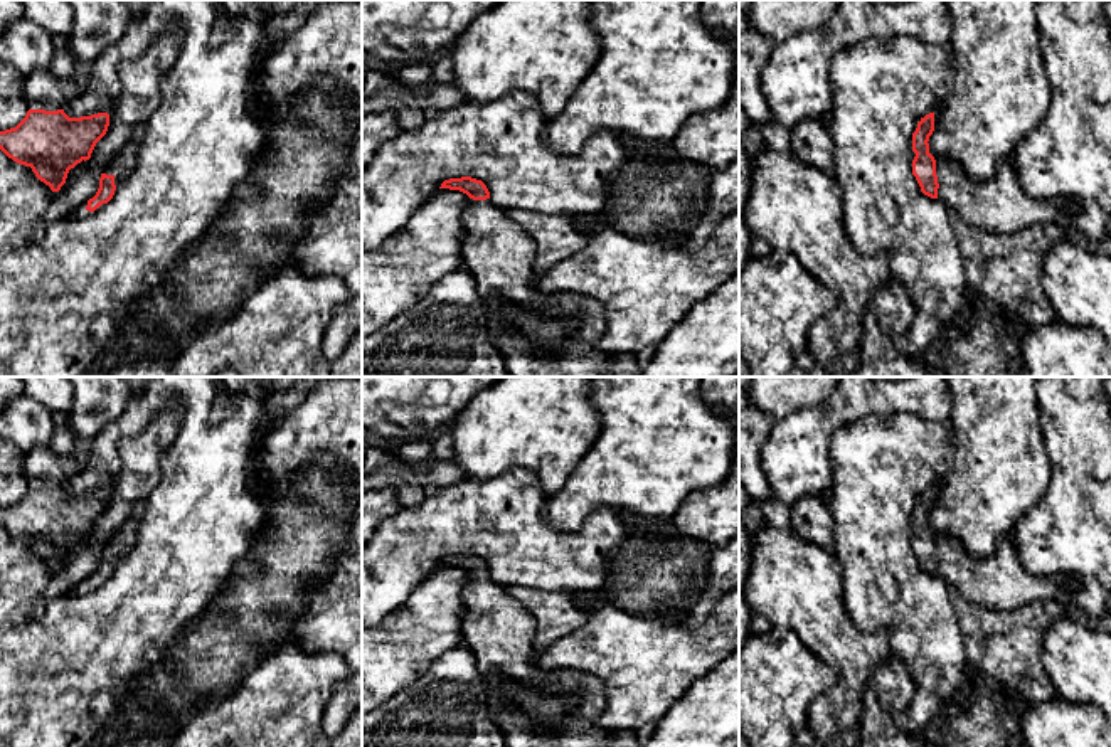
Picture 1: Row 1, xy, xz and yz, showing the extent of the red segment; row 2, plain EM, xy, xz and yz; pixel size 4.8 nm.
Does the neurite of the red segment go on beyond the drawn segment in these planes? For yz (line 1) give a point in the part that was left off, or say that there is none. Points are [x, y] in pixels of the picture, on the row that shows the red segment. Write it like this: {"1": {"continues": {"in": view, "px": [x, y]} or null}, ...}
{"1": {"continues": {"in": "yz", "px": [1000, 204]}}}

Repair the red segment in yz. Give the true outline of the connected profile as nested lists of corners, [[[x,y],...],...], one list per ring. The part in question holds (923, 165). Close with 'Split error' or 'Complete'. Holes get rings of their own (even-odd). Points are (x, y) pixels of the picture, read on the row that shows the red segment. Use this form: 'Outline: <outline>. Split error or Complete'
Outline: [[[929,113],[912,133],[912,175],[924,195],[943,200],[948,210],[971,225],[985,232],[1013,234],[1034,224],[1064,224],[1077,209],[1074,200],[1044,200],[1027,193],[1013,158],[1002,160],[990,180],[971,180],[958,162],[929,153],[933,131],[934,113]]]. Split error

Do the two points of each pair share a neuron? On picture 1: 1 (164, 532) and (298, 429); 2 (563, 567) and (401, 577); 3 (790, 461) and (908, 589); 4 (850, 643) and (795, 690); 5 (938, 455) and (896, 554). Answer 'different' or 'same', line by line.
1: different
2: same
3: different
4: different
5: same

